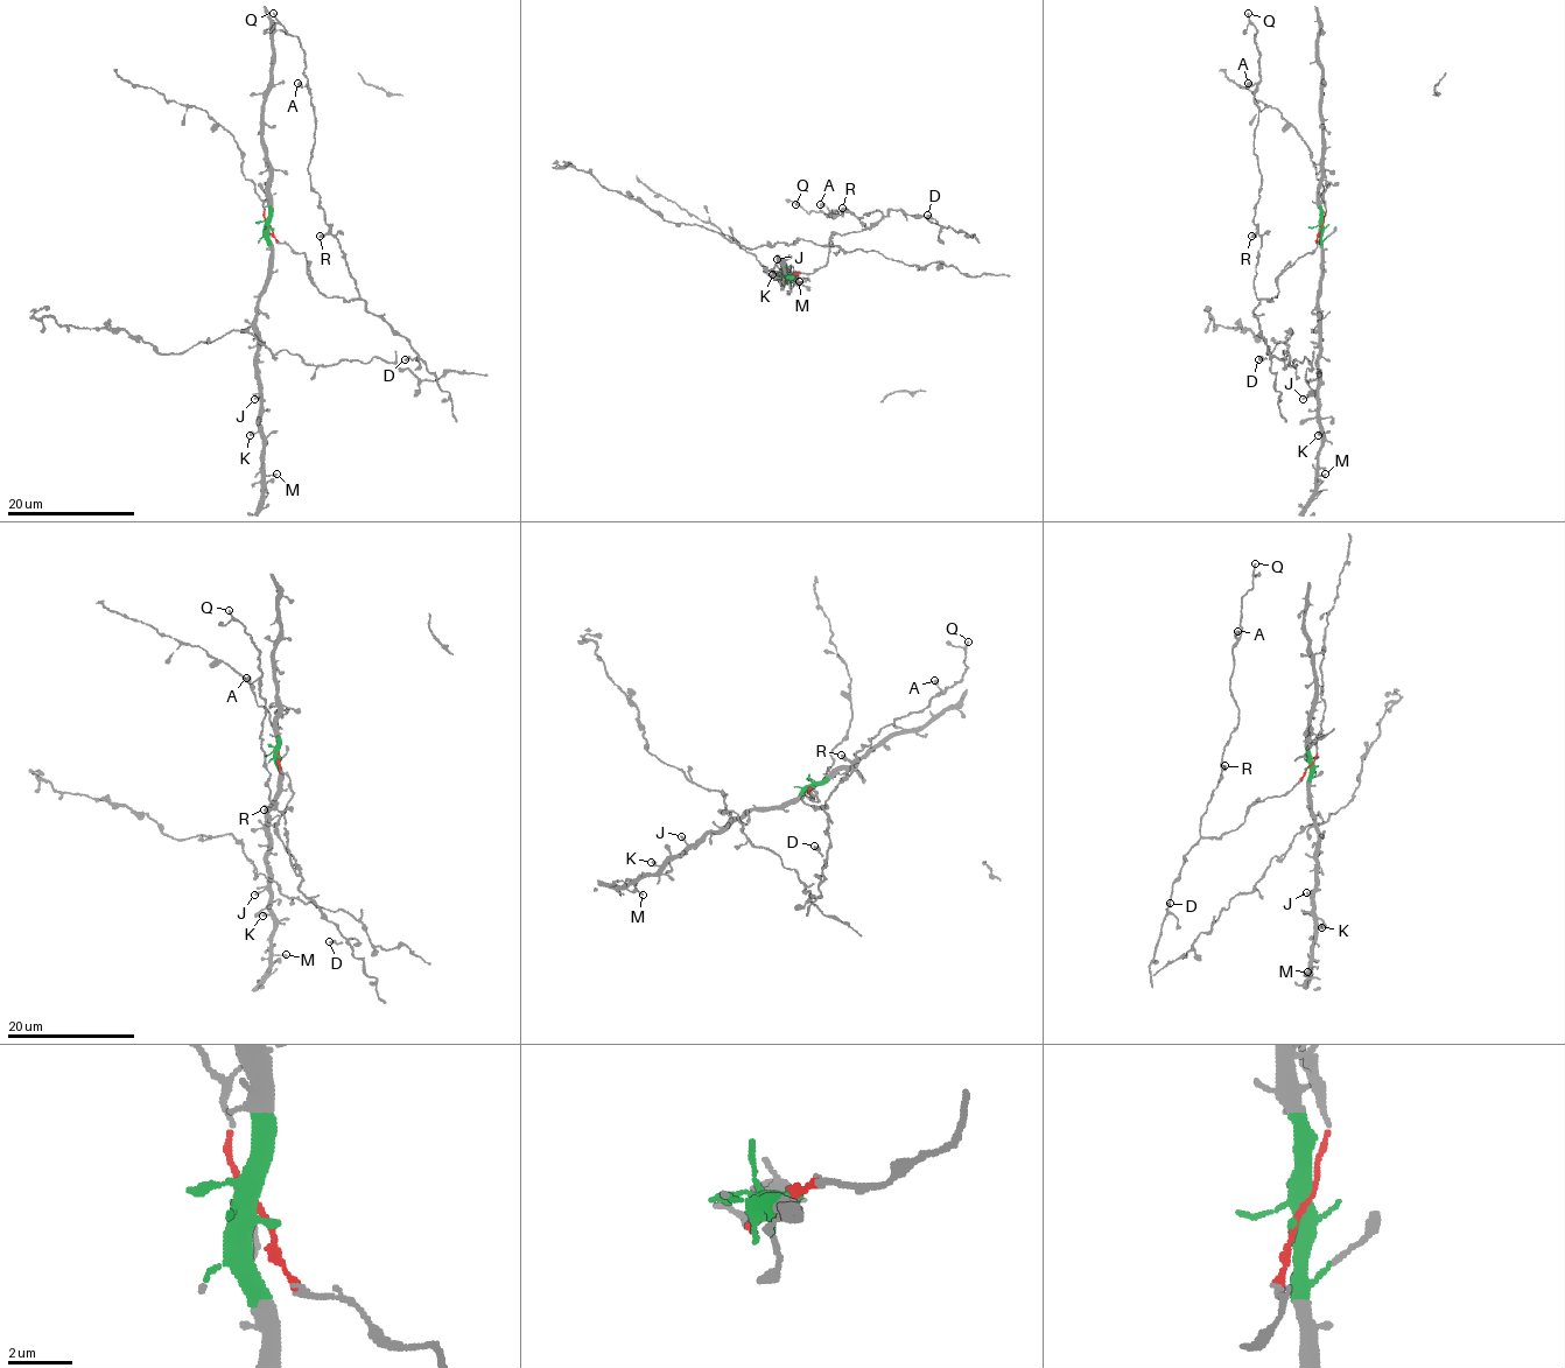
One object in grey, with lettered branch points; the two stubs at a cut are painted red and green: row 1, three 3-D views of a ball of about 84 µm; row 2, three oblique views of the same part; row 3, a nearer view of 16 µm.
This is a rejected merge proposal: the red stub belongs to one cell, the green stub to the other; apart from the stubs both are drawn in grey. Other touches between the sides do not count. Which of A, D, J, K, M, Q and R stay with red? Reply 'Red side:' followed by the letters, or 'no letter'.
Red side: A, D, Q, R

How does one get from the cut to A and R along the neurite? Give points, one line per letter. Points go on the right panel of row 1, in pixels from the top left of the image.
A: (1321, 225), (1317, 247), (1278, 276), (1277, 297), (1260, 299), (1260, 106), (1256, 86), (1248, 84)
R: (1321, 225), (1317, 247), (1278, 276), (1277, 297), (1270, 300), (1256, 295), (1261, 243), (1257, 233), (1251, 237)

